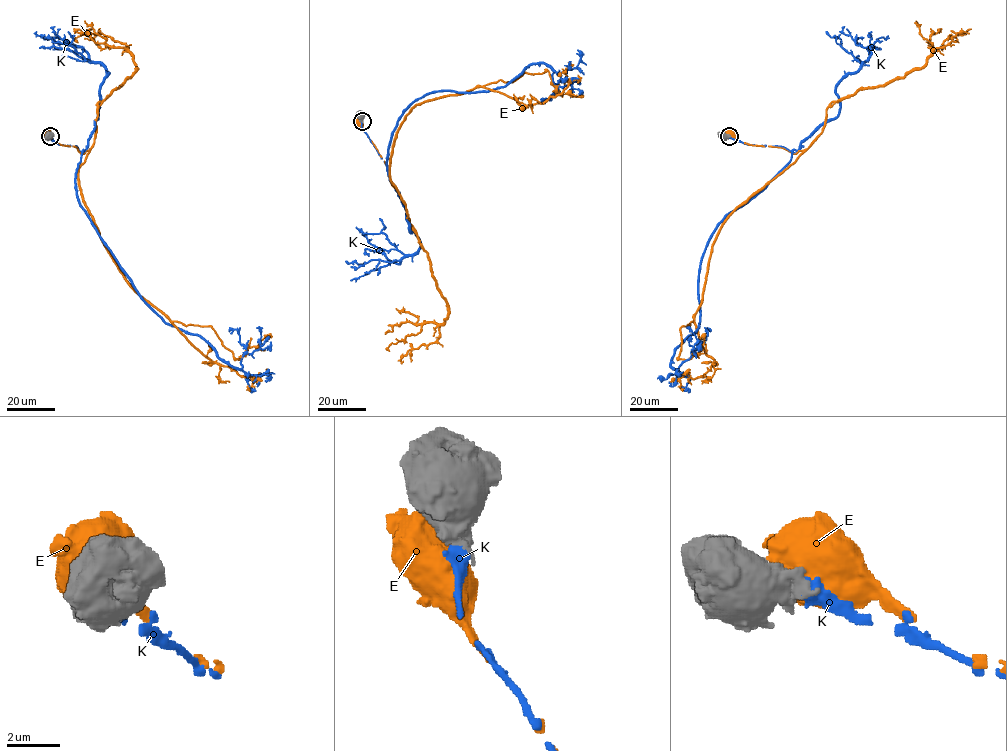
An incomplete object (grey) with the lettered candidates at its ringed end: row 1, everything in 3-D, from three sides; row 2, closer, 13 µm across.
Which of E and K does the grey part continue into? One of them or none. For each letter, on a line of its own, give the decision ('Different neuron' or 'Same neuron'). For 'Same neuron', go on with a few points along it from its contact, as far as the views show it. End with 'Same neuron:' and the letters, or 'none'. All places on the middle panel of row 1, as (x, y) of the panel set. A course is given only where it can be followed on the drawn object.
E: Different neuron
K: Same neuron
Same neuron: K

